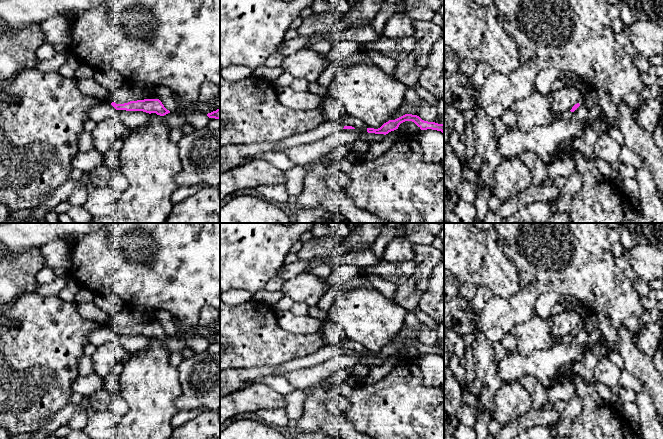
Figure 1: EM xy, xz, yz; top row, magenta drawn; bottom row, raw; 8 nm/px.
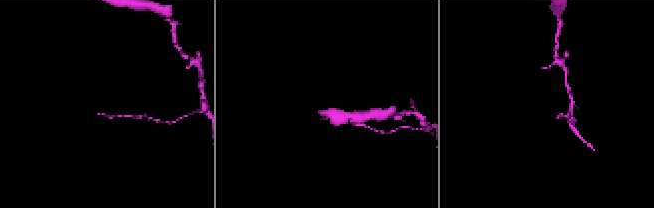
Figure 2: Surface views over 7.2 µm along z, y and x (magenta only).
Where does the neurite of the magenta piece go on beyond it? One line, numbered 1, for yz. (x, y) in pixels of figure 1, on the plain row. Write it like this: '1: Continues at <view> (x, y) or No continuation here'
1: No continuation here

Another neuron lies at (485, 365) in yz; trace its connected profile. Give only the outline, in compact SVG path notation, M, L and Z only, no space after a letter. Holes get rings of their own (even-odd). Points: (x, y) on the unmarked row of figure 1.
M478 329L474 334L474 341L470 345L474 370L476 377L480 378L486 387L479 394L480 405L492 416L494 398L503 381L498 374L498 362L495 358L492 342Z

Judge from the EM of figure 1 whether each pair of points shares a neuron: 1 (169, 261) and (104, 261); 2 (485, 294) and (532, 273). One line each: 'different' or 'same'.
1: same
2: different

